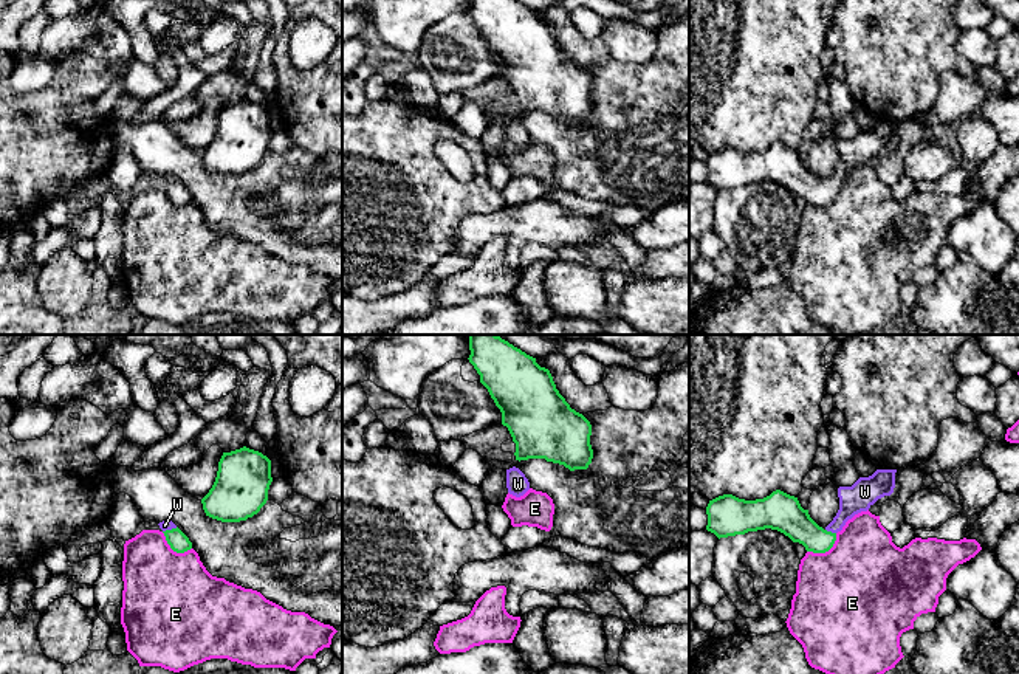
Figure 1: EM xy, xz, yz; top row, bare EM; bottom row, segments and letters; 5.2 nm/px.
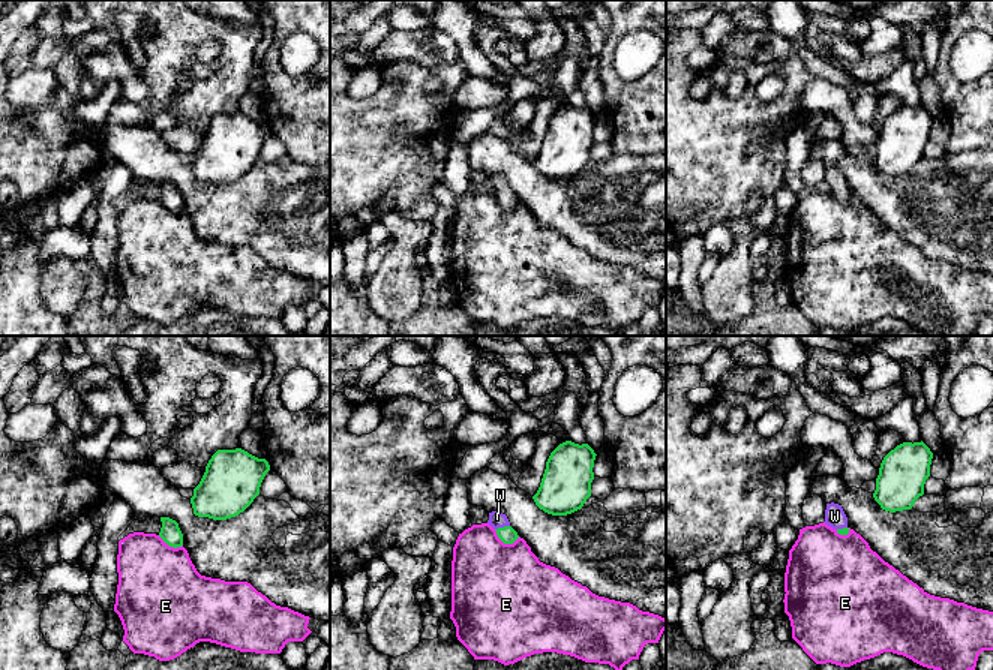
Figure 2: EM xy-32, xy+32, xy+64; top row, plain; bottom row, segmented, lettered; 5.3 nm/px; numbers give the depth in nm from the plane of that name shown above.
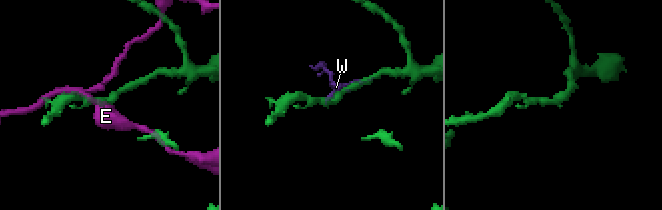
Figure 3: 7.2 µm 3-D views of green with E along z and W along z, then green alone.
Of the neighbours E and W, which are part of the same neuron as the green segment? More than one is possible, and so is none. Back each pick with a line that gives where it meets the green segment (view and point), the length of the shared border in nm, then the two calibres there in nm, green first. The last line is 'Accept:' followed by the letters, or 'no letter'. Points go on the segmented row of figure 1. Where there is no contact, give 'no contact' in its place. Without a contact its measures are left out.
W: meets green in yz at (830, 532); contact 60 nm long; 190 nm thick on the green side, 150 nm on the other
Accept: W

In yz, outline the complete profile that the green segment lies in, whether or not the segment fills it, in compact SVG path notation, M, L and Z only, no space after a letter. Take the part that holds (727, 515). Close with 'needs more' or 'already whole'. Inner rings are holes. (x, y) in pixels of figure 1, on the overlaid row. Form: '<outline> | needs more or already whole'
M877 469L869 477L859 477L852 487L839 487L839 510L825 528L810 518L798 497L776 490L756 500L739 499L733 494L709 500L706 530L720 539L771 528L802 544L807 552L825 553L833 547L836 533L849 519L894 493L895 473L897 469Z | needs more

